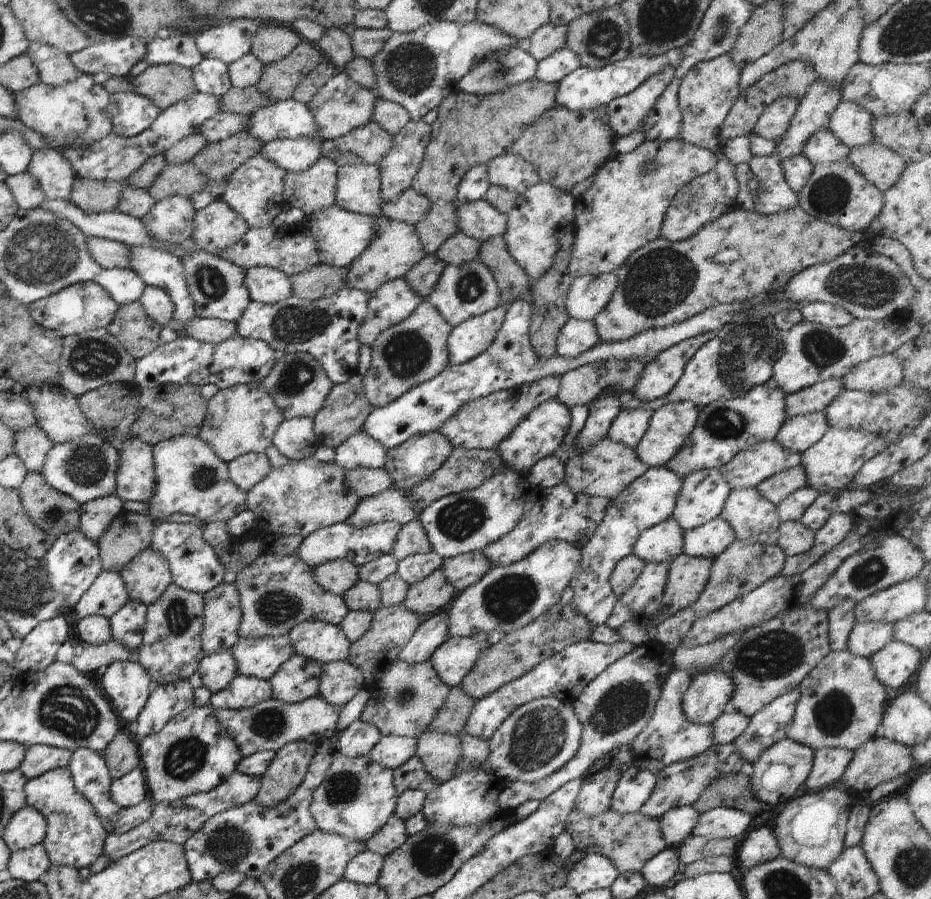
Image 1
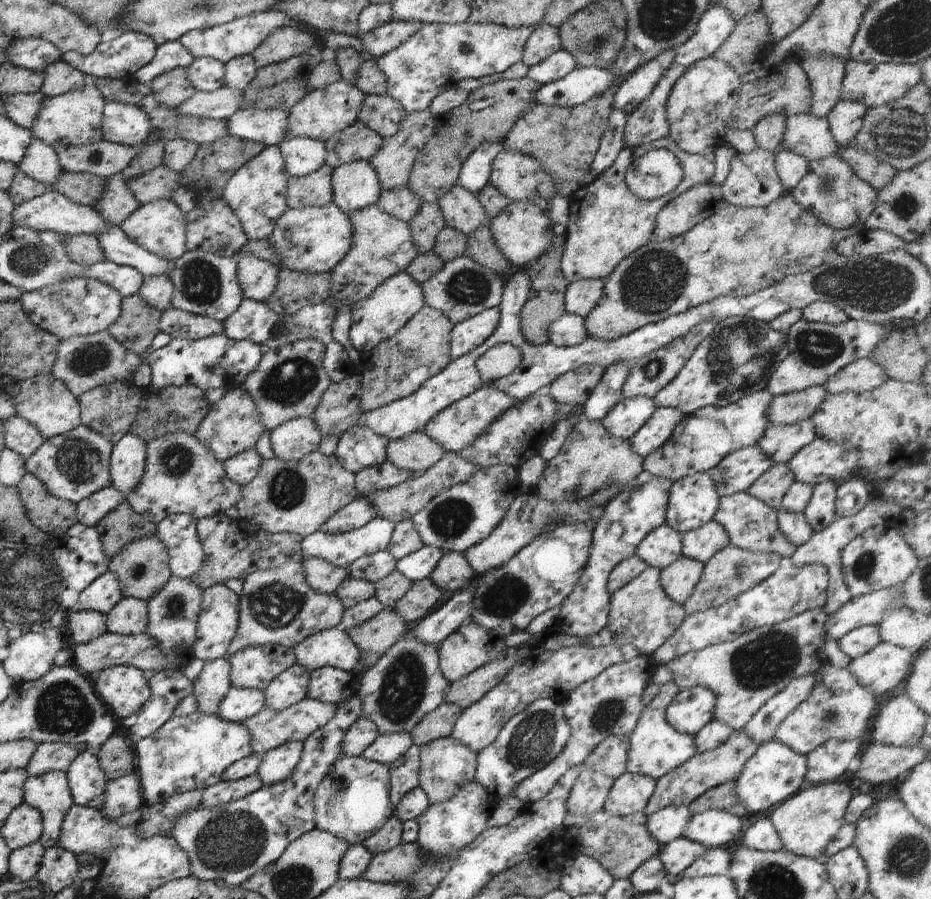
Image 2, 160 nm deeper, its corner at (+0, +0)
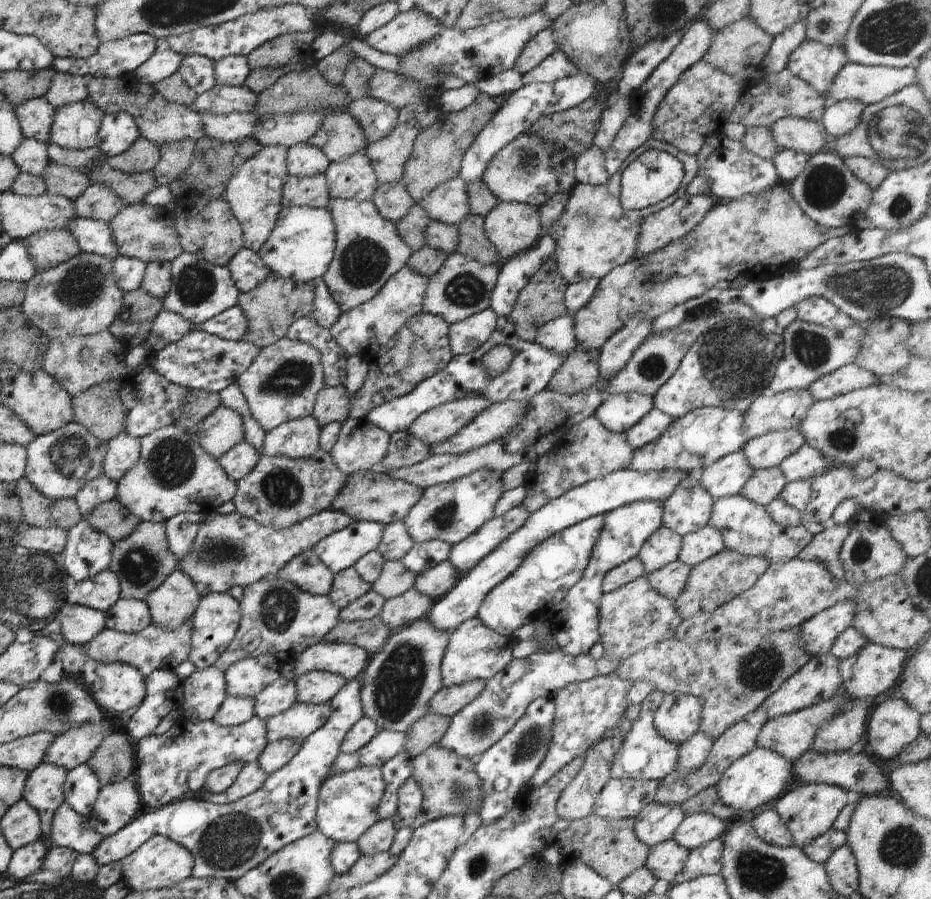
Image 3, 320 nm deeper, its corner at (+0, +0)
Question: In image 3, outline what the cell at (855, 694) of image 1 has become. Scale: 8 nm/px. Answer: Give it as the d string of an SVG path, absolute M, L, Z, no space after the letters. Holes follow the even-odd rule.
M842 690L832 698L821 702L819 705L793 712L790 715L782 715L778 718L768 719L758 733L756 746L773 750L789 761L795 761L799 756L802 756L803 752L812 748L816 729L822 723L828 722L834 715L843 711L844 708L846 708L846 702L849 701L853 701L853 699Z

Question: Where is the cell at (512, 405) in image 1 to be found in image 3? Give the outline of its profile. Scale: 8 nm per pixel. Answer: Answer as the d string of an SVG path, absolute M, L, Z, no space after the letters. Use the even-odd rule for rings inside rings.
M476 394L450 401L423 412L407 431L424 444L439 443L448 440L449 436L458 432L491 404L489 400Z

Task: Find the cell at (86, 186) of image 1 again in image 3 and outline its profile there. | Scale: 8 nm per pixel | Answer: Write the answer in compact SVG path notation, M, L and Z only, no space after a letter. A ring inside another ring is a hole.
M50 161L41 172L47 192L73 201L81 196L85 188L91 184L88 174L69 166L56 164Z

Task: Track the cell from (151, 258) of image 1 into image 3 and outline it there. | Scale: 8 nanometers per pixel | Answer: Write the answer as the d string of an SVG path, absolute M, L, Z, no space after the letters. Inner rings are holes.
M74 217L62 229L66 229L77 240L82 252L99 254L112 260L120 255L111 239L111 230L104 221Z

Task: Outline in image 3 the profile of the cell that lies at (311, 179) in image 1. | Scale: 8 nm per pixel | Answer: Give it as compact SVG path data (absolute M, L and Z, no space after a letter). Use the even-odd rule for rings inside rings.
M325 174L313 177L297 177L288 175L282 193L284 207L325 208L331 197L328 192Z

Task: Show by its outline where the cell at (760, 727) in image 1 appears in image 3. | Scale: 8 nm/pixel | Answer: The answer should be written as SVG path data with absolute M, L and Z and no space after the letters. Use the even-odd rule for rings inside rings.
M832 654L813 656L798 672L789 676L776 692L773 692L762 704L769 719L782 715L790 715L793 712L819 705L821 702L832 698L842 691L842 677L839 671L839 662Z

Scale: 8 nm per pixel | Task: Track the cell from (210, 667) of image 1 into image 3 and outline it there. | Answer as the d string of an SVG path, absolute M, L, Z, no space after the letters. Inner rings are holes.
M214 666L203 671L196 669L187 679L184 679L182 683L181 690L183 696L182 704L180 705L182 718L188 723L212 721L216 711L220 708L224 700L226 700L226 683L225 673Z

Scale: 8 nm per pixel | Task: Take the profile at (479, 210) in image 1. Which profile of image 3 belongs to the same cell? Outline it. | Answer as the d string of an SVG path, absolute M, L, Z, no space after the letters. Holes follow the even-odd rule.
M459 176L439 184L417 203L429 214L432 221L449 225L458 226L470 214L467 184Z

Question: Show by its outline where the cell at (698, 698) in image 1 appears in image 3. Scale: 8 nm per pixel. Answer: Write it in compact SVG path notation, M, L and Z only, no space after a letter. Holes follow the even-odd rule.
M674 693L664 695L654 715L654 728L662 738L681 745L699 732L701 698Z

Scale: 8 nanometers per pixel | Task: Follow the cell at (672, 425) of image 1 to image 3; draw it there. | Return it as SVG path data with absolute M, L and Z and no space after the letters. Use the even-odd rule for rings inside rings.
M654 407L636 426L625 432L628 444L633 449L637 449L656 440L663 433L663 430L672 424L672 421L673 419L667 414Z

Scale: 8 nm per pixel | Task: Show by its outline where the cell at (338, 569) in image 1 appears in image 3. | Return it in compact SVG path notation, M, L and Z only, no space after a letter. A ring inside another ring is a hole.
M310 549L289 560L275 577L320 596L331 591L335 574L320 560L314 549Z

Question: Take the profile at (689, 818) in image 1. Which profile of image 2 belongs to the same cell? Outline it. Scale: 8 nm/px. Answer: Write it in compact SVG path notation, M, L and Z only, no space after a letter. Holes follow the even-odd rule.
M670 805L647 816L646 826L653 839L662 846L682 837L682 833L692 818L686 805Z

